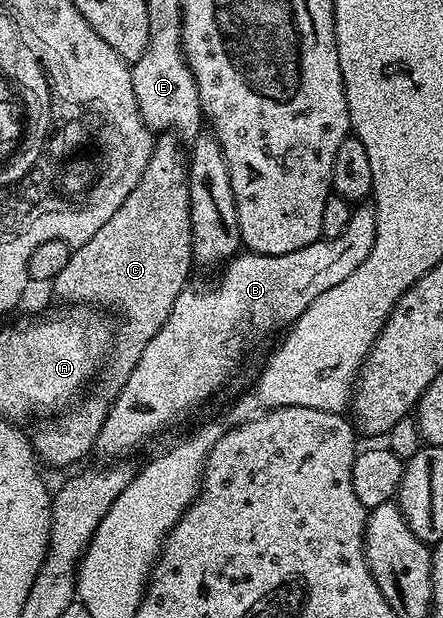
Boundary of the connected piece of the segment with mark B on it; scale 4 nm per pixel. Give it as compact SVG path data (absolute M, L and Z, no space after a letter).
M364 201L352 207L350 221L338 237L321 237L294 253L240 253L223 264L221 271L224 272L216 284L193 282L184 287L182 293L178 293L178 301L174 301L174 309L170 309L170 317L166 317L162 329L150 337L146 349L142 349L142 357L138 357L138 365L134 365L134 373L130 373L126 385L108 408L108 416L96 439L95 454L100 454L106 459L104 461L119 460L119 455L130 454L151 435L166 430L171 423L190 414L199 403L206 402L235 373L236 362L243 357L251 339L276 331L279 327L287 328L314 300L322 297L326 289L334 289L334 285L346 281L346 277L350 277L350 273L366 261L375 236L376 208L371 202Z

